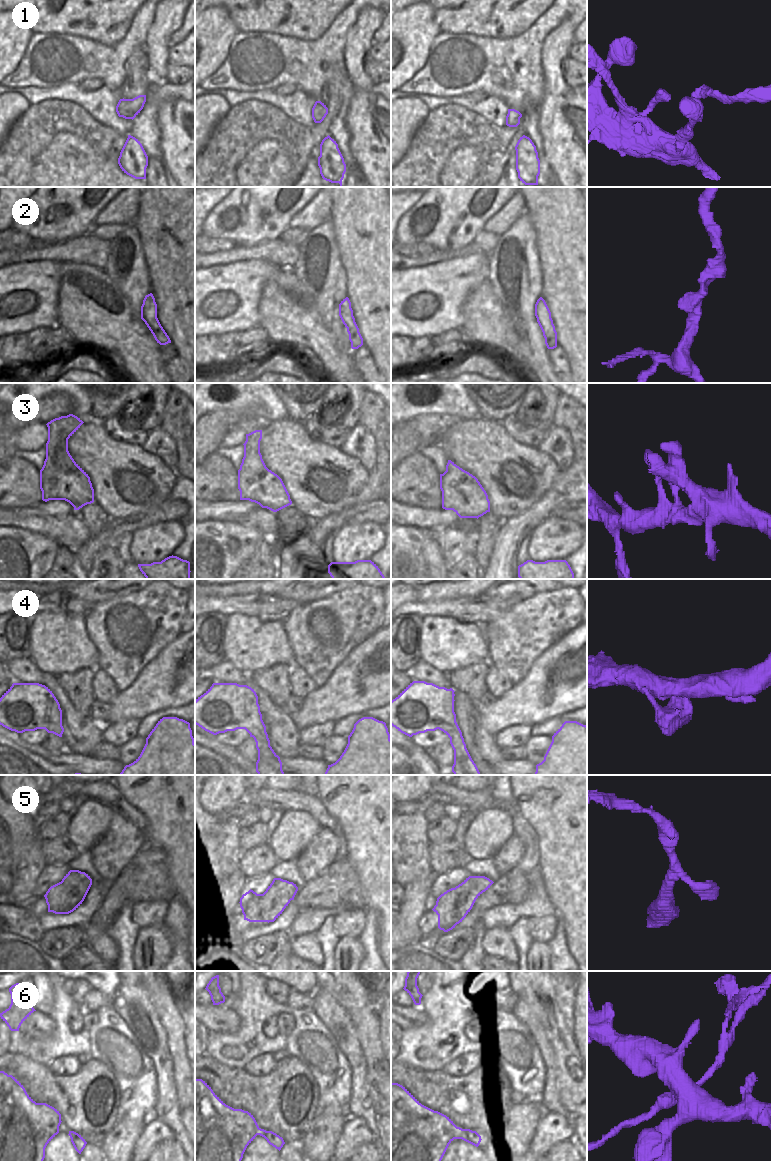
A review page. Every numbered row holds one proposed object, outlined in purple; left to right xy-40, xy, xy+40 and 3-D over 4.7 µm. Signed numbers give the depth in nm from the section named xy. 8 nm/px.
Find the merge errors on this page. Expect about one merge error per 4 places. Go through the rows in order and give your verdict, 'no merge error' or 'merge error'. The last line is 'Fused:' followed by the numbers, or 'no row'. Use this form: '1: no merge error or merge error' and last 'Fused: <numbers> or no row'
1: no merge error
2: no merge error
3: no merge error
4: no merge error
5: no merge error
6: merge error
Fused: 6

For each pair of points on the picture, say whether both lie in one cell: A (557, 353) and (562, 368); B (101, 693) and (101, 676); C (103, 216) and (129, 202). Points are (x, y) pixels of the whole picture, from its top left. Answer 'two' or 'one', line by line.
A: one
B: one
C: one

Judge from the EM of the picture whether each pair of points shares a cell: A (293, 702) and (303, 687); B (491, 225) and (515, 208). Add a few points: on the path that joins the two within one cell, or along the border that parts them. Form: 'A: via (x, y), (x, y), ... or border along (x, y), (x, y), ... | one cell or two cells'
A: border along (290, 694), (303, 699) | two cells
B: via (497, 224), (509, 213) | one cell

